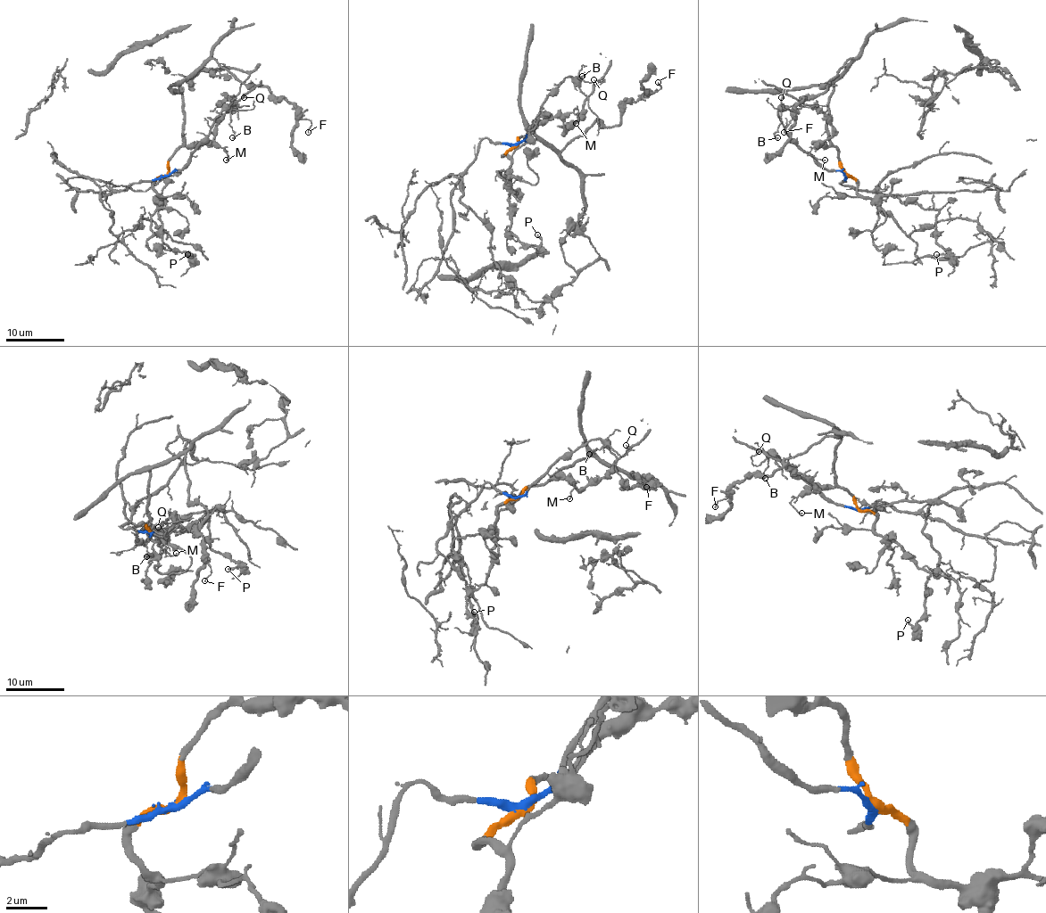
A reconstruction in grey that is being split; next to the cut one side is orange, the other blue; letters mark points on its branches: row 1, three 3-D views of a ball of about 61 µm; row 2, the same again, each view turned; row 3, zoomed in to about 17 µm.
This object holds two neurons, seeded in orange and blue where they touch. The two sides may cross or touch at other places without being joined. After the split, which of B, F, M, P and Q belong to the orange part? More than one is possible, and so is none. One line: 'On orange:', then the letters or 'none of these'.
On orange: F, M, P

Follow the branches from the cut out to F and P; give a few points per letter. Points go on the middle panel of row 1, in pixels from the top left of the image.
F: (516, 144), (534, 126), (531, 132), (557, 149), (597, 121), (616, 126), (622, 108), (658, 92), (658, 82)
P: (516, 144), (502, 155), (510, 161), (509, 236), (511, 233), (520, 242), (536, 245), (541, 242), (536, 234)

